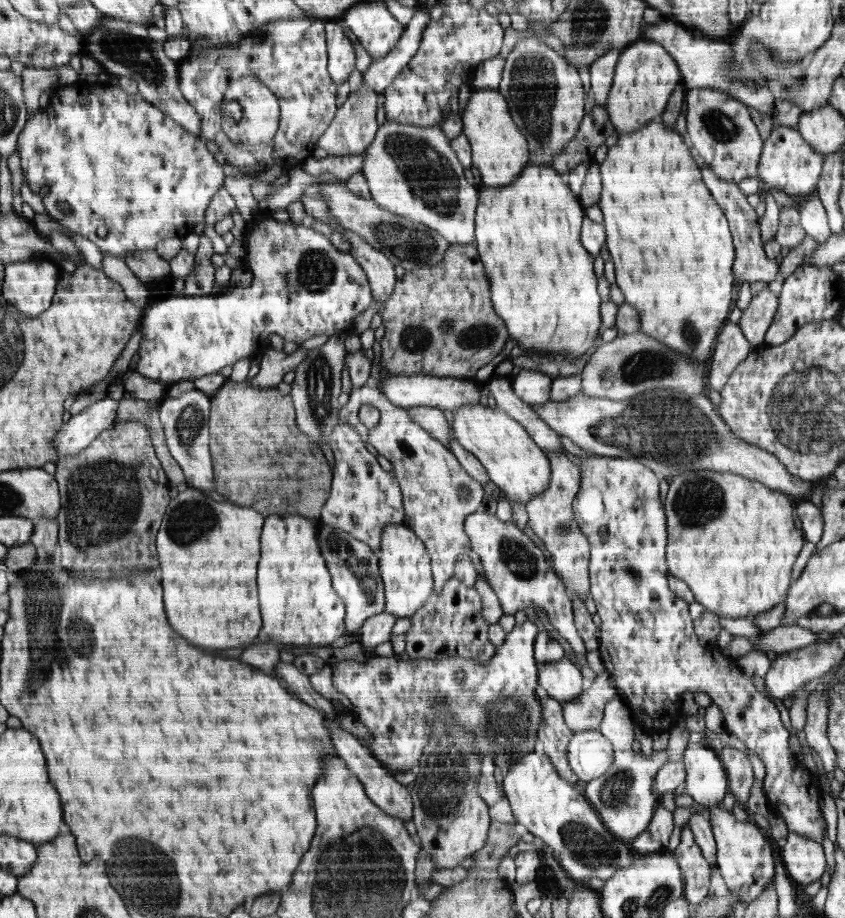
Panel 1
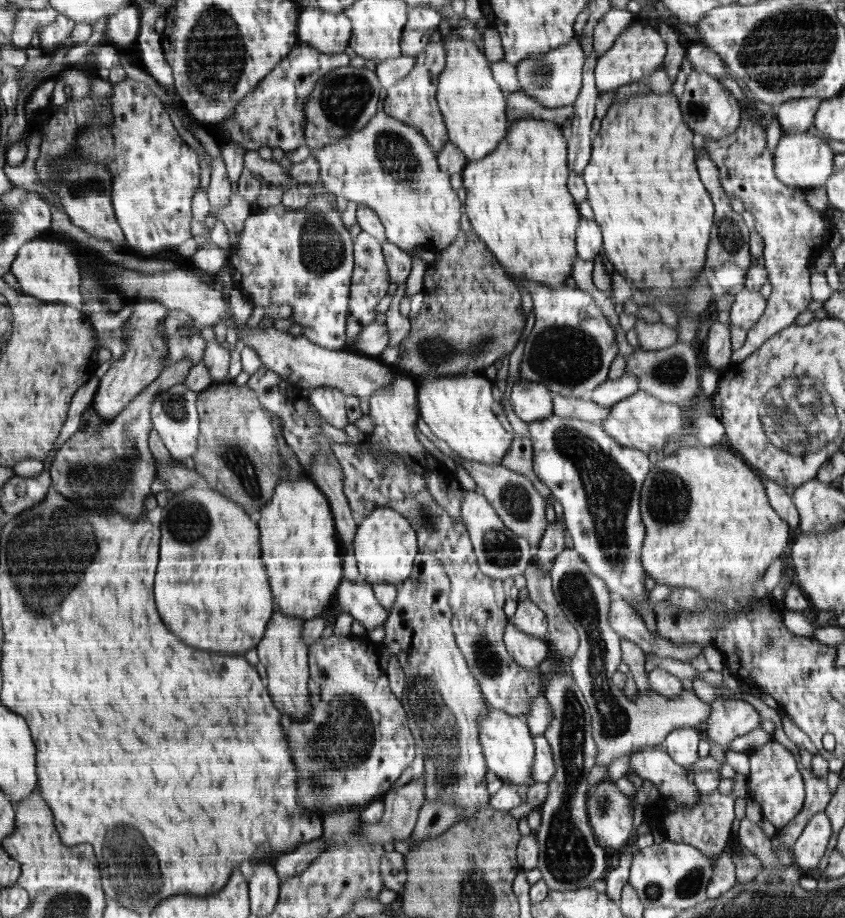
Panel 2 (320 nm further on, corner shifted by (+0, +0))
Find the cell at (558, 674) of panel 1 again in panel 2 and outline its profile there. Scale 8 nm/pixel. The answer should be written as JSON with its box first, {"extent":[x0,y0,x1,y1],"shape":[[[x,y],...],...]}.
{"extent":[505,620,551,678],"shape":[[[508,620],[508,626],[505,628],[505,645],[508,646],[508,652],[513,660],[526,668],[527,672],[534,672],[539,677],[544,678],[544,674],[538,669],[538,665],[551,656],[551,646],[547,641],[536,640]]]}

